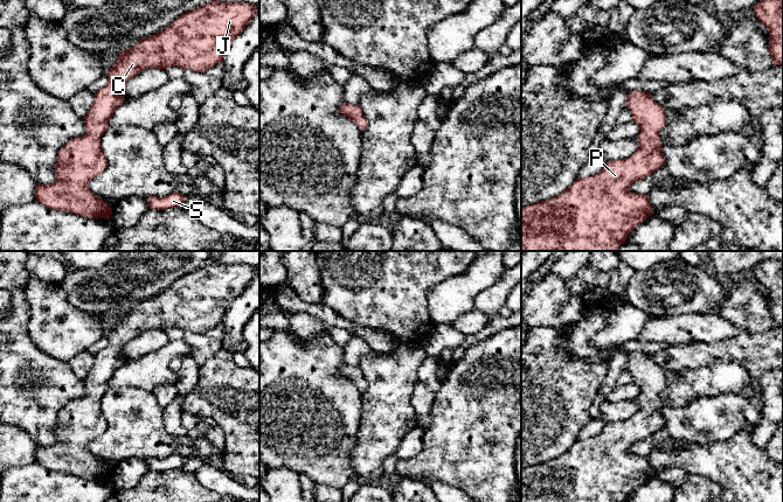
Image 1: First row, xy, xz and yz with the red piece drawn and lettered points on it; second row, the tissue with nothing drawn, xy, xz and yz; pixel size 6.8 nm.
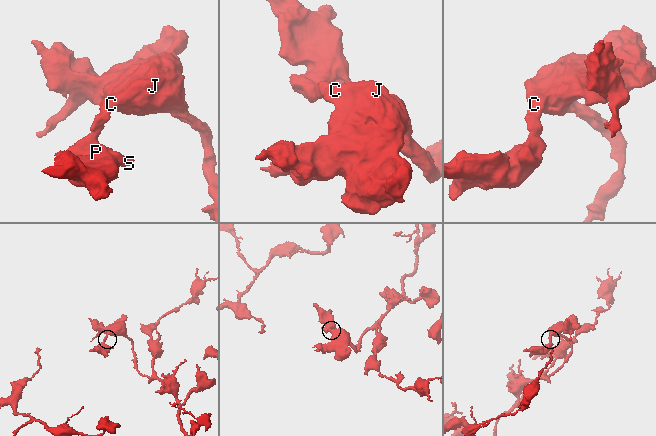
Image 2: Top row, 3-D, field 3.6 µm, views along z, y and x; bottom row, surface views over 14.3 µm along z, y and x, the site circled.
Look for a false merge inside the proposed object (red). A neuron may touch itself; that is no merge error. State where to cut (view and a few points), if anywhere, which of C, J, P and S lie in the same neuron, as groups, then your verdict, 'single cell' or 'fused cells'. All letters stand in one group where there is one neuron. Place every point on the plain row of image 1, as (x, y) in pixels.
no cut | C J P S | single cell

